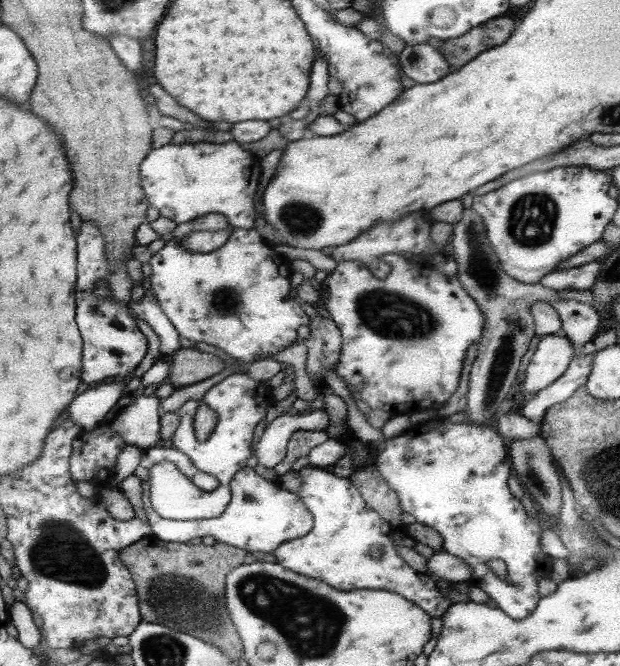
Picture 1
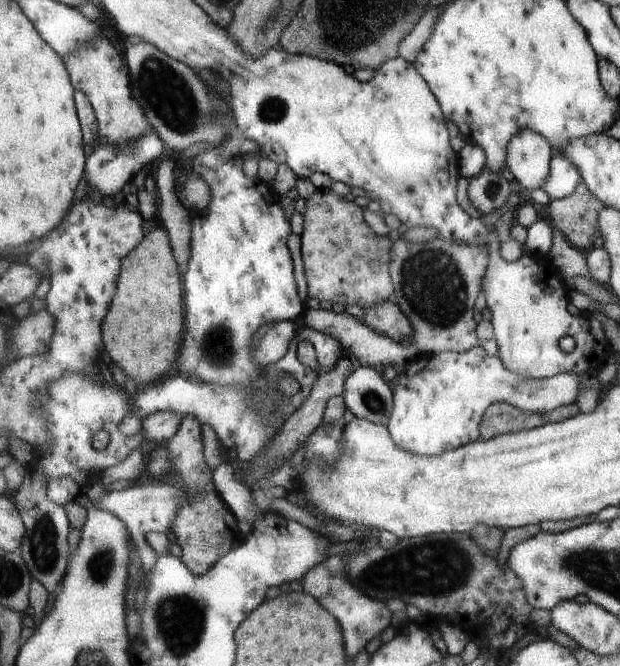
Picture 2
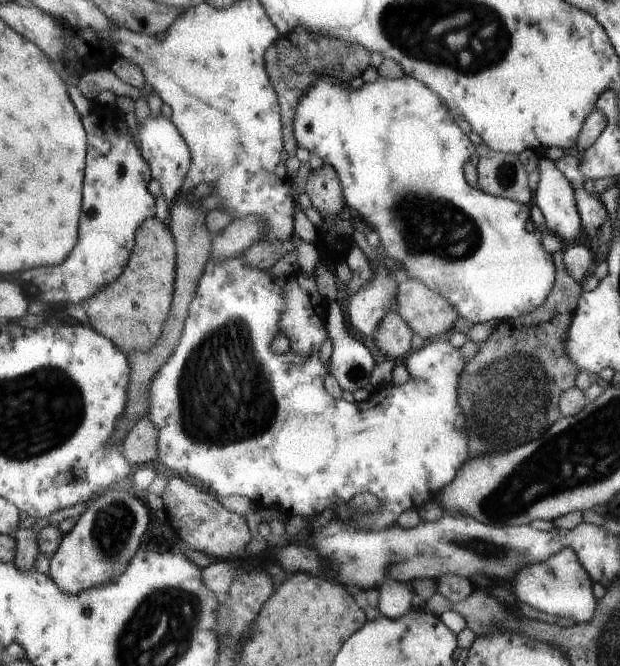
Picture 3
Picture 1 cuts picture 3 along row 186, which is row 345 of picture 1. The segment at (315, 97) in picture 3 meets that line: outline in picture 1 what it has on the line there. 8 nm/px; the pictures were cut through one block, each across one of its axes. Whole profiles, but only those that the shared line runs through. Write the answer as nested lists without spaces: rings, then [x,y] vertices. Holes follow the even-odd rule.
[[[398,254],[385,255],[381,260],[386,261],[393,267],[391,273],[385,280],[380,280],[378,276],[372,274],[372,270],[365,262],[360,261],[346,261],[338,263],[337,268],[329,274],[328,288],[330,289],[328,294],[323,296],[323,305],[330,312],[333,319],[341,326],[343,330],[343,337],[345,338],[342,350],[342,359],[337,374],[340,379],[346,384],[346,388],[352,390],[358,390],[357,393],[352,395],[357,400],[360,396],[365,400],[370,408],[379,408],[386,412],[391,412],[392,416],[398,414],[410,414],[414,415],[416,412],[422,412],[426,410],[435,410],[442,406],[445,402],[448,402],[456,392],[458,392],[458,386],[460,386],[460,380],[462,380],[462,370],[464,370],[464,362],[468,358],[468,350],[474,346],[479,346],[479,343],[483,339],[485,328],[487,325],[486,315],[483,313],[482,307],[475,301],[473,295],[462,284],[462,280],[459,278],[459,274],[456,274],[449,278],[434,268],[434,266],[424,266],[422,264],[406,260],[404,256]]]

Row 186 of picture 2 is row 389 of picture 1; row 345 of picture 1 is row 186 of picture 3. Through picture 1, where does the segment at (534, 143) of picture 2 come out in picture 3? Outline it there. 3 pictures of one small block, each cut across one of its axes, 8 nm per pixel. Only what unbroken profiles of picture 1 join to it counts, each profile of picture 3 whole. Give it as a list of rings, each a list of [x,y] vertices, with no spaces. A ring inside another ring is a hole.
[[[540,154],[536,169],[539,181],[535,205],[540,208],[547,228],[564,242],[574,242],[583,226],[577,211],[573,183],[556,168],[554,161]]]

